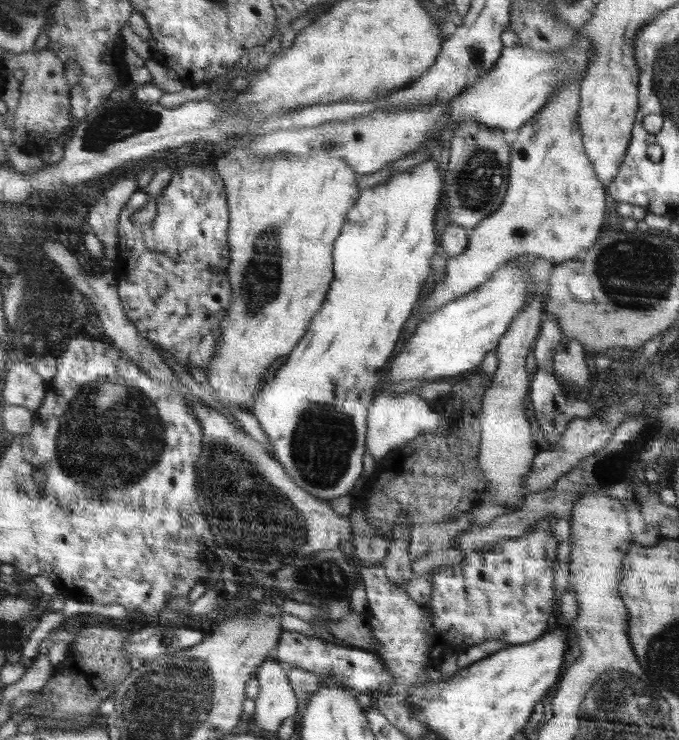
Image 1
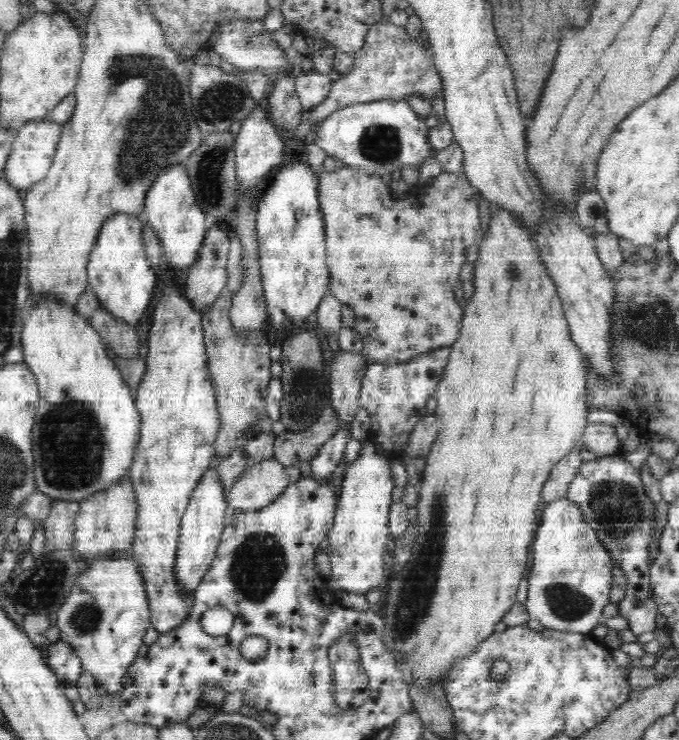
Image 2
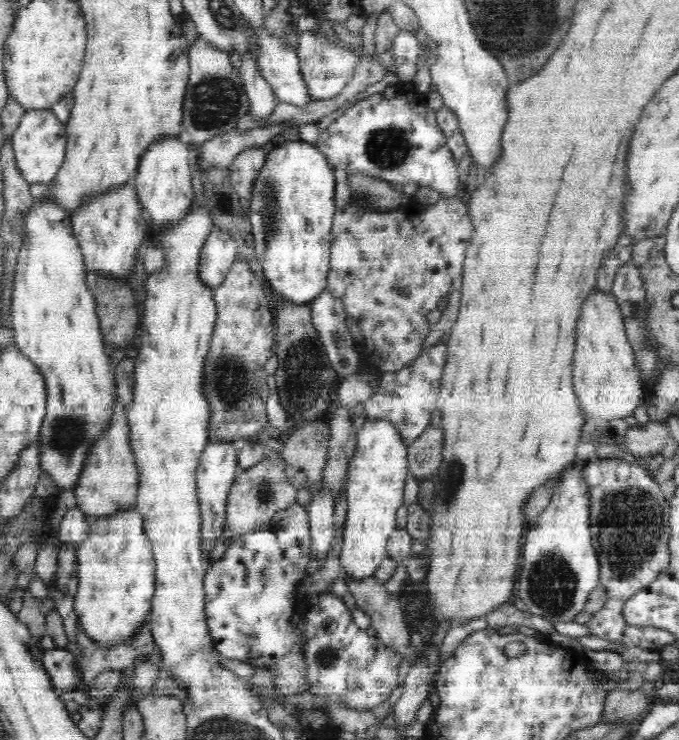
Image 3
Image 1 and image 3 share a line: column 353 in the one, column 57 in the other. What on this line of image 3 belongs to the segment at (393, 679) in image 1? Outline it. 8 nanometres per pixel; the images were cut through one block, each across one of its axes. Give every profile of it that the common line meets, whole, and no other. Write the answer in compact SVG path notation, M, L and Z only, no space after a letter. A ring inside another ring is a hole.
M66 648L44 652L42 664L52 680L52 686L60 692L72 692L80 688L80 668L76 664L76 656L66 652Z

